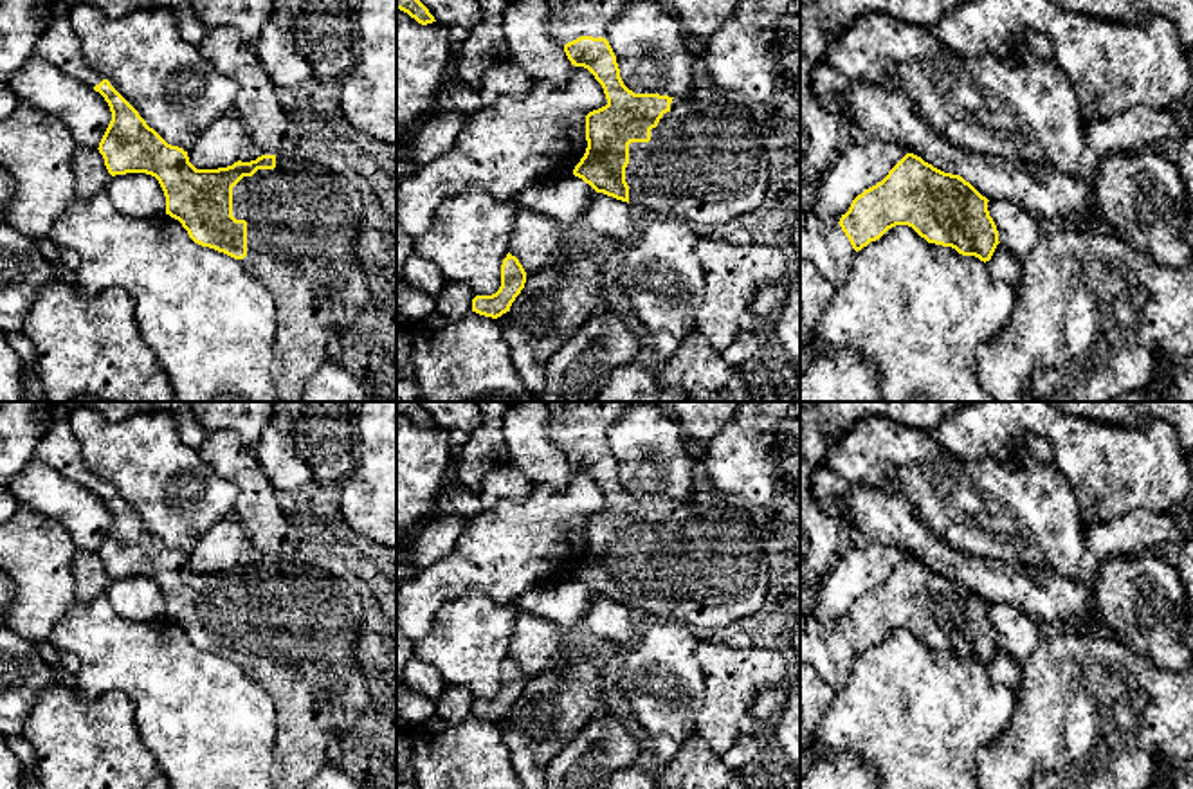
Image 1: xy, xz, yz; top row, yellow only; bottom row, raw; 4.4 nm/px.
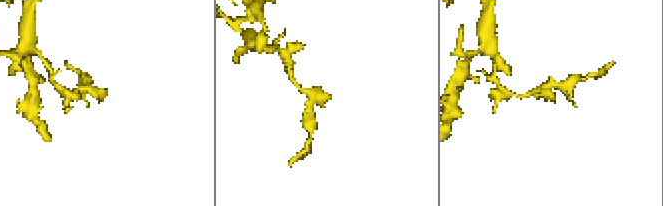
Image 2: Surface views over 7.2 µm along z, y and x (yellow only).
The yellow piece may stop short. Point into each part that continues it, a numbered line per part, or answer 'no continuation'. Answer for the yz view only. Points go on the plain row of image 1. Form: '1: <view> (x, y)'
1: yz (824, 647)

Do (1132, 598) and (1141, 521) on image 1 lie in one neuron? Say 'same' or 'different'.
same

